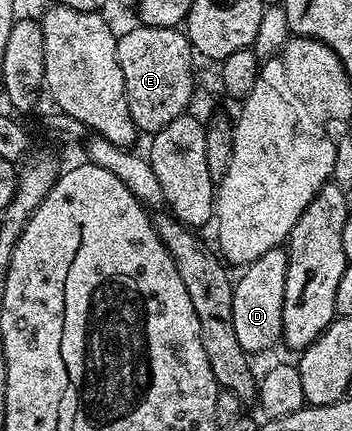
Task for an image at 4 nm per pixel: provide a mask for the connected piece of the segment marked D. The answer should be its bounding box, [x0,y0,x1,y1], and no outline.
[233,247,288,353]

